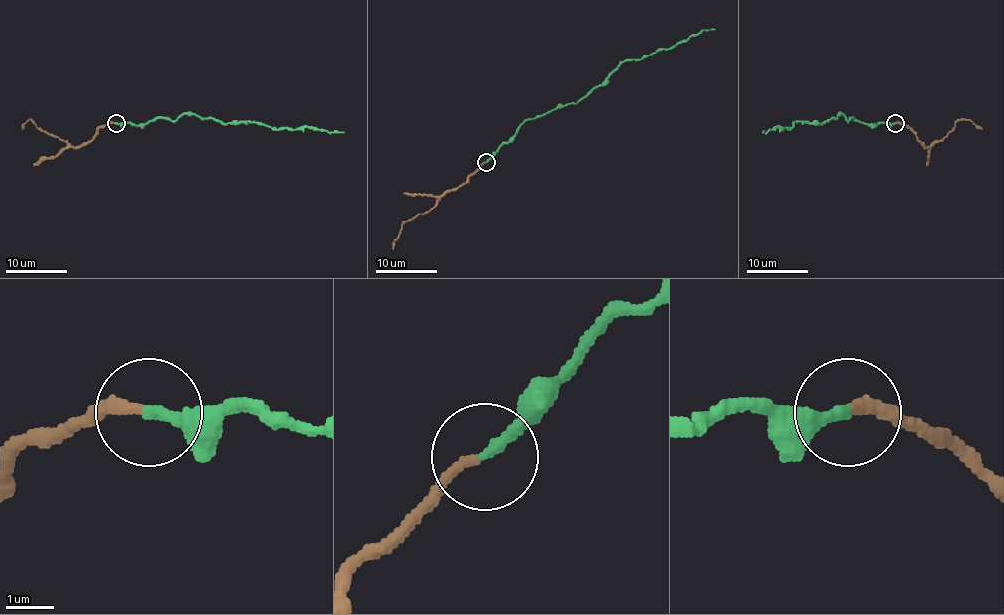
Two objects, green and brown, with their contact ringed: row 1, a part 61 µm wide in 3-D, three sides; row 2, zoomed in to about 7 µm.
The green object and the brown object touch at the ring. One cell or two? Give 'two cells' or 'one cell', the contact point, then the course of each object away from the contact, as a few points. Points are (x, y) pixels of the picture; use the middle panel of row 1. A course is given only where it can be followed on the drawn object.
one cell | (486, 162) | green via (487, 162), (525, 120), (576, 103), (599, 86), (623, 62), (650, 55), (692, 35), (714, 29) | brown via (485, 162), (459, 187), (445, 193), (428, 212), (402, 225), (392, 249)

